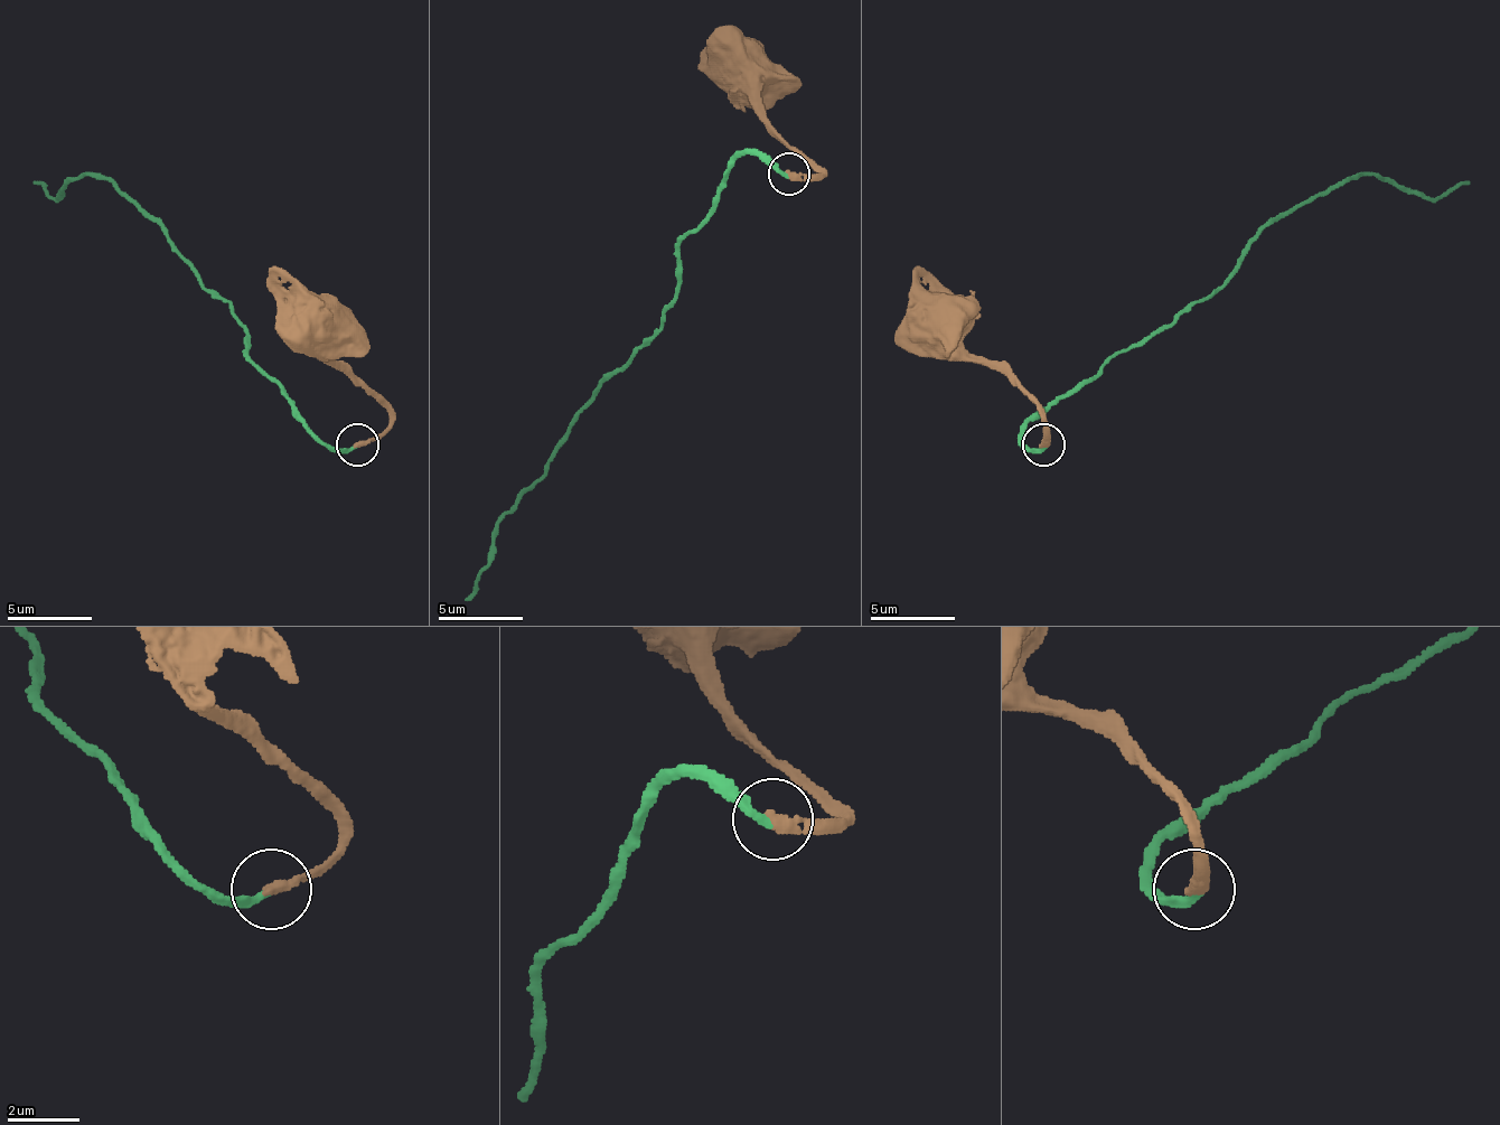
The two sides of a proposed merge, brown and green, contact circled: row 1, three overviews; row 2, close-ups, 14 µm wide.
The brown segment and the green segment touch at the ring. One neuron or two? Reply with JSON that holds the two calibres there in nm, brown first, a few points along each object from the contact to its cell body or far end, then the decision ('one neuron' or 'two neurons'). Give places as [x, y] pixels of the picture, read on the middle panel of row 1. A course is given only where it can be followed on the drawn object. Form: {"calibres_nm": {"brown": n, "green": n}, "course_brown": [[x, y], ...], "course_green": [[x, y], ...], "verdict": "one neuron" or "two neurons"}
{"calibres_nm": {"brown": 320, "green": 240}, "course_brown": [[788, 172], [822, 172], [775, 131], [733, 81], [741, 63]], "course_green": [[788, 172], [750, 152], [733, 160], [720, 203], [678, 244], [665, 320], [590, 396], [463, 599]], "verdict": "one neuron"}

